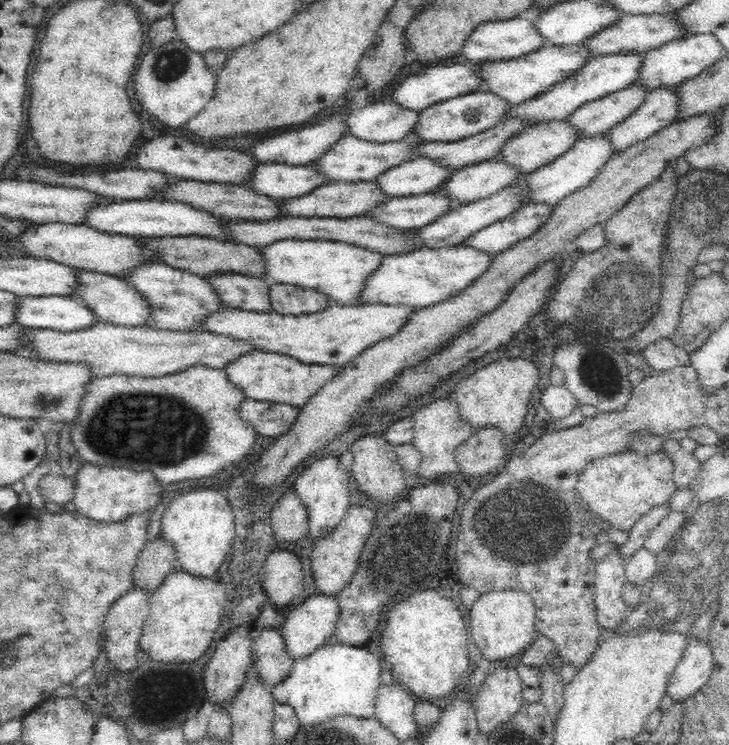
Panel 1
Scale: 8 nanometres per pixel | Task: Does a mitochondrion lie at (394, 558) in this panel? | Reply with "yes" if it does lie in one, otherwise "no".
yes

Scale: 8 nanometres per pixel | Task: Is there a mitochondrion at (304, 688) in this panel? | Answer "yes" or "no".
no

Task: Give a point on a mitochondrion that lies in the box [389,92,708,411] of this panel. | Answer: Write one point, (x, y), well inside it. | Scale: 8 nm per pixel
(616, 294)

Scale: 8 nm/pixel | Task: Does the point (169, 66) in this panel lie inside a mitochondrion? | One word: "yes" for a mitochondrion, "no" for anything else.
yes

